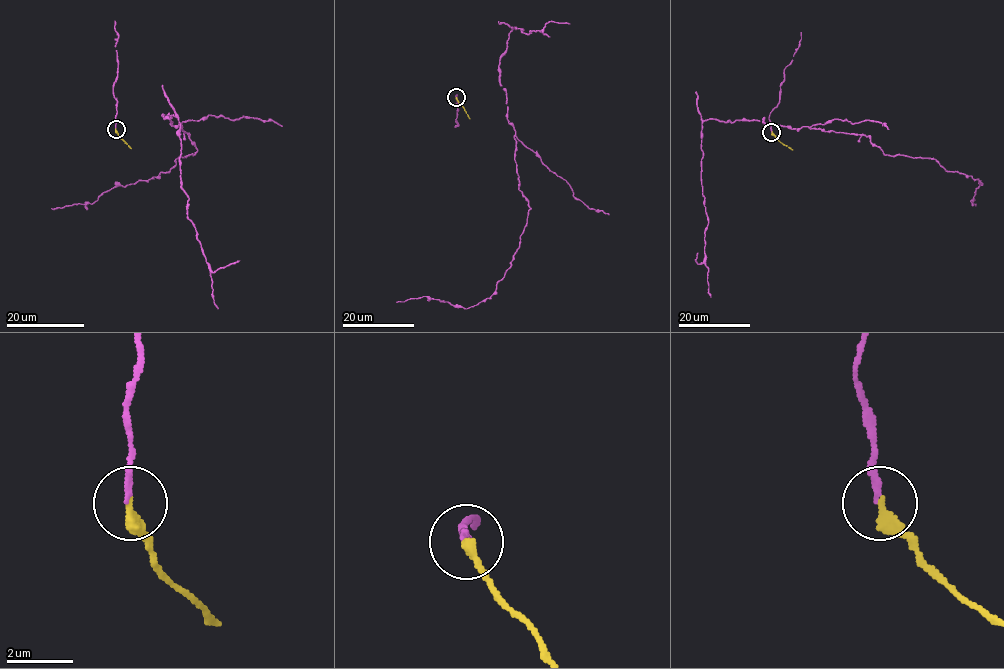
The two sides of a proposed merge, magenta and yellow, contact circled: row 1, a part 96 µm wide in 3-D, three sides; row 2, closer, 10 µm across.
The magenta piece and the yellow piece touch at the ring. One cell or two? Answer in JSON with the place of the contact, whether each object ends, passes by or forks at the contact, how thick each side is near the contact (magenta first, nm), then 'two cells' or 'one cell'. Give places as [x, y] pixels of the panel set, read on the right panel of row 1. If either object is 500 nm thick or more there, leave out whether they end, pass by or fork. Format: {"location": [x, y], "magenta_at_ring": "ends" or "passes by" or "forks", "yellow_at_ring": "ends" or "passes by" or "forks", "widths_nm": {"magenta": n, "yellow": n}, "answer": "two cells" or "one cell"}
{"location": [771, 132], "magenta_at_ring": "ends", "yellow_at_ring": "ends", "widths_nm": {"magenta": 180, "yellow": 320}, "answer": "one cell"}

